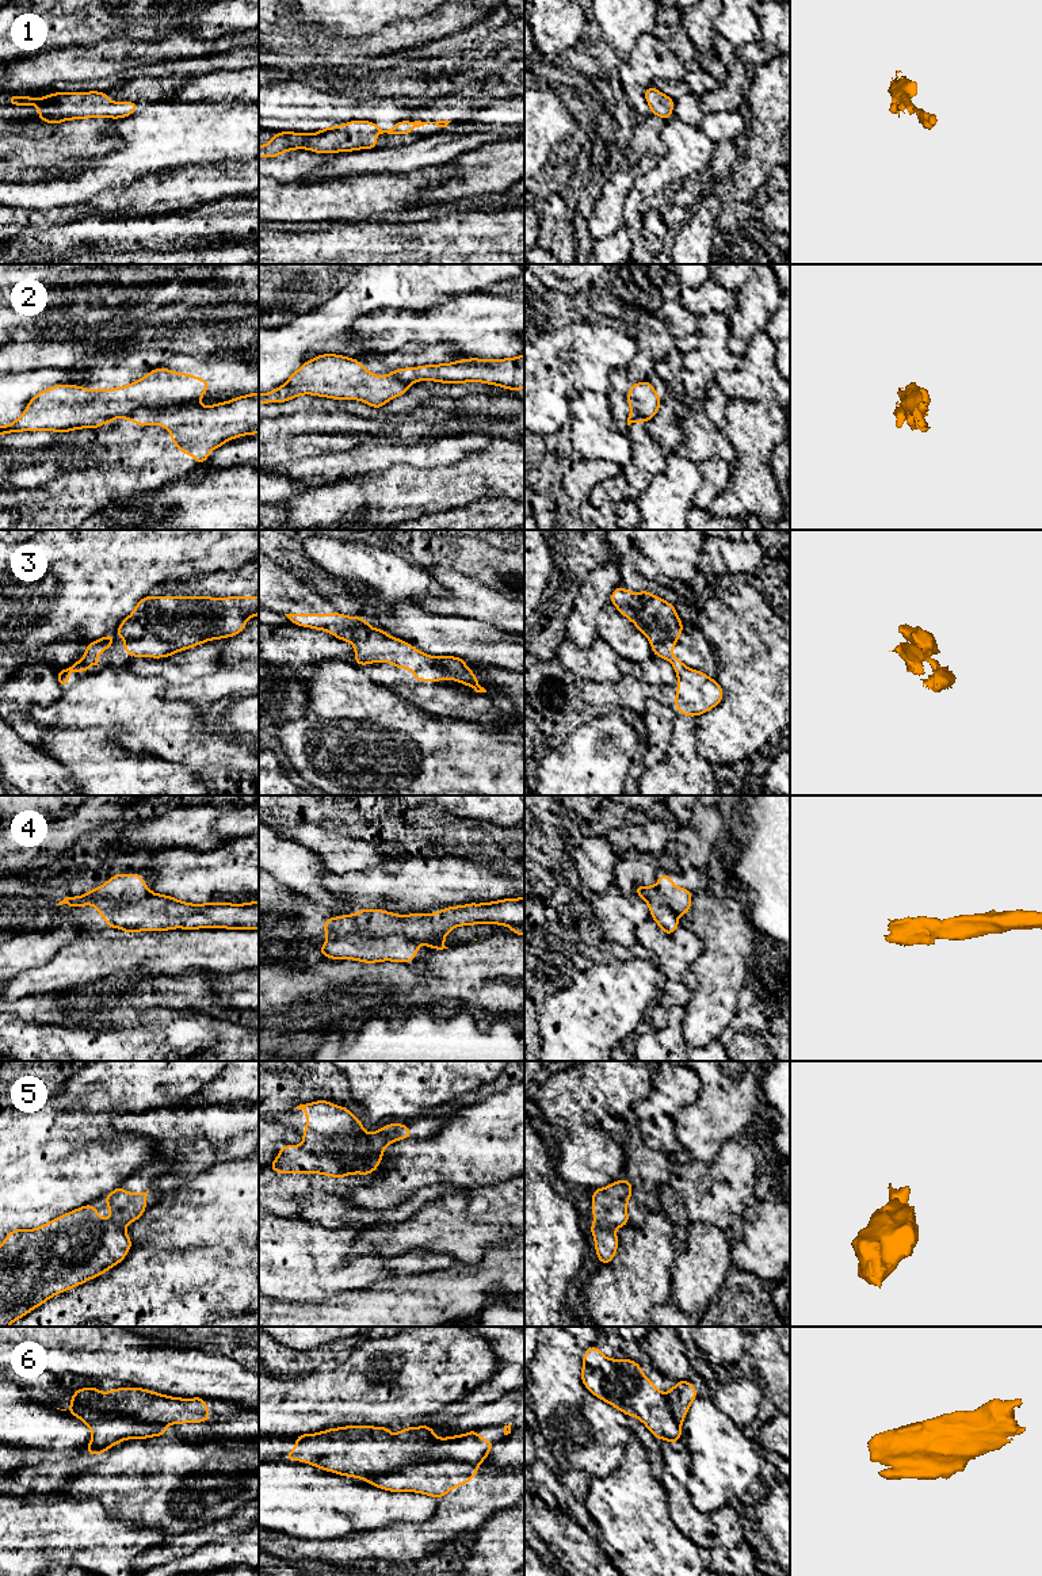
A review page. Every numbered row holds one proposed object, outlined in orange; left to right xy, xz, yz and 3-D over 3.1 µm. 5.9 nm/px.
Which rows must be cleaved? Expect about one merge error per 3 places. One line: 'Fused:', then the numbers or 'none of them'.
Fused: 2, 3, 4, 6

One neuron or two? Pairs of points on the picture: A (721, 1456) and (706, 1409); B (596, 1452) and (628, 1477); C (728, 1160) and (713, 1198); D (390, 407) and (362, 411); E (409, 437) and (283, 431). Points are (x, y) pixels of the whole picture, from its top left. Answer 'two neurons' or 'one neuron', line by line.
A: one neuron
B: two neurons
C: one neuron
D: two neurons
E: one neuron

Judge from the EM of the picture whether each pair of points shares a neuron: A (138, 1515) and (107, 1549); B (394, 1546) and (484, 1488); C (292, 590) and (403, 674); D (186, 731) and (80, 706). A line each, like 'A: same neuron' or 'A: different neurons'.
A: different neurons
B: same neuron
C: same neuron
D: same neuron

